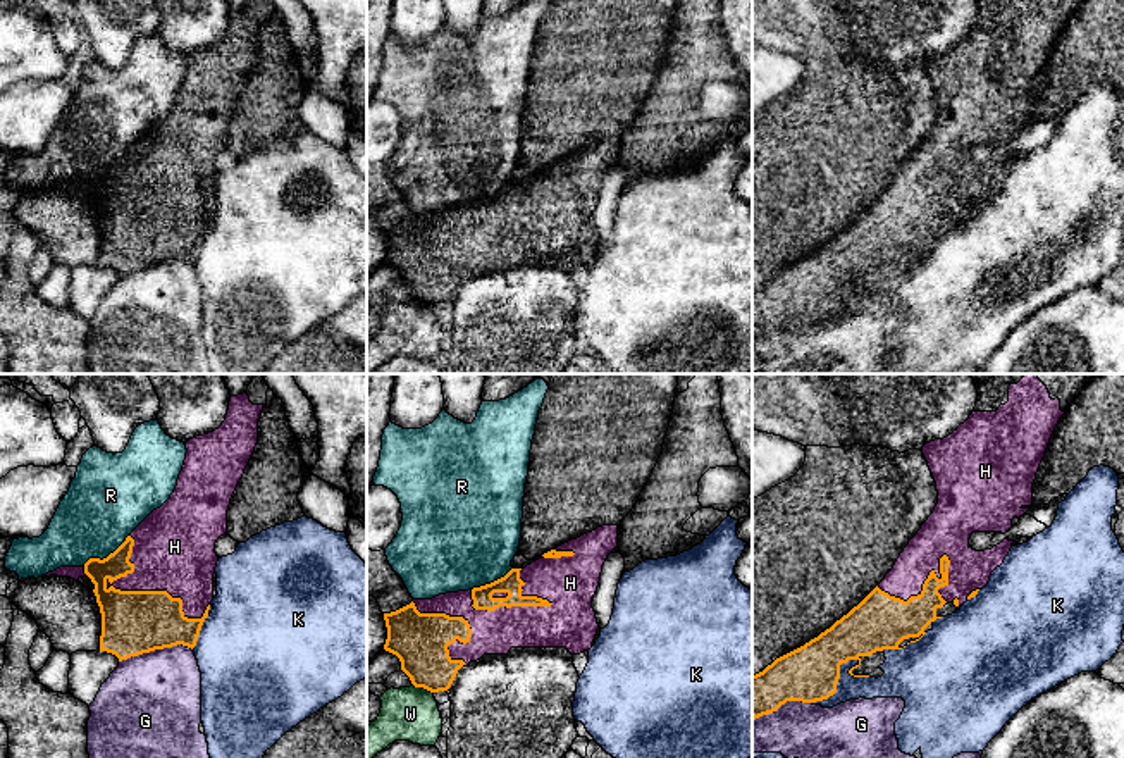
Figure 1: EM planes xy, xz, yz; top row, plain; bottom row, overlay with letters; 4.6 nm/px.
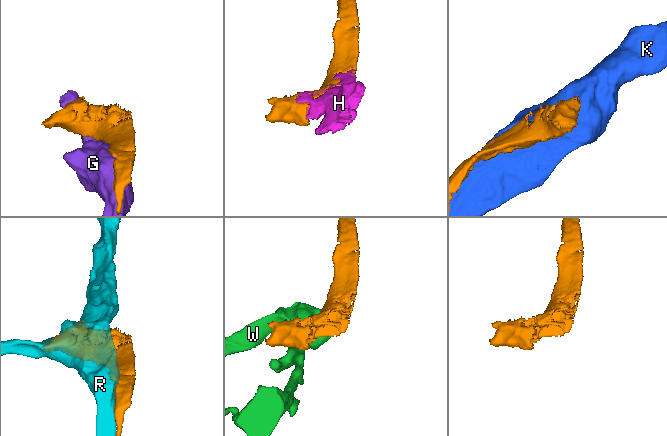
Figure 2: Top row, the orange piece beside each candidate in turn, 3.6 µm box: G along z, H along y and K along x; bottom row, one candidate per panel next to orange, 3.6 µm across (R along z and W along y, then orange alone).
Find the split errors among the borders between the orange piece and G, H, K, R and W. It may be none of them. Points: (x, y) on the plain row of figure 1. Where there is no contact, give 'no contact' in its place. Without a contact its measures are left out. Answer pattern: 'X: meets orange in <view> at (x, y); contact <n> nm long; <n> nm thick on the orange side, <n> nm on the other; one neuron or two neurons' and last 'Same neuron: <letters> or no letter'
G: meets orange in xy at (155, 262); contact 360 nm long; 300 nm thick on the orange side, 460 nm on the other; two neurons
H: meets orange in xy at (164, 205); contact 500 nm long; 300 nm thick on the orange side, 380 nm on the other; one neuron
K: meets orange in yz at (837, 295); contact 300 nm long; 260 nm thick on the orange side, 120 nm on the other; two neurons
R: meets orange in xy at (107, 171); contact 260 nm long; 180 nm thick on the orange side, 360 nm on the other; two neurons
W: meets orange in xz at (424, 302); contact 100 nm long; 260 nm thick on the orange side, 260 nm on the other; two neurons
Same neuron: H

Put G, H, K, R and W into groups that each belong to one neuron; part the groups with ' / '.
G / H / K / R / W

